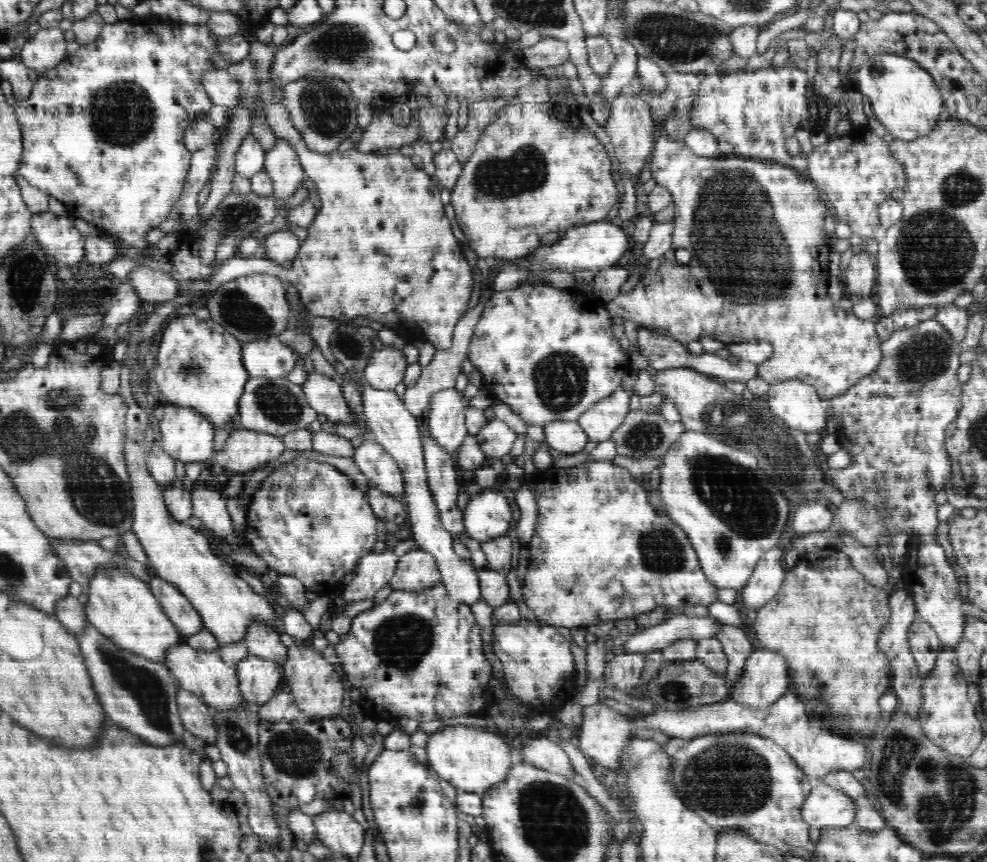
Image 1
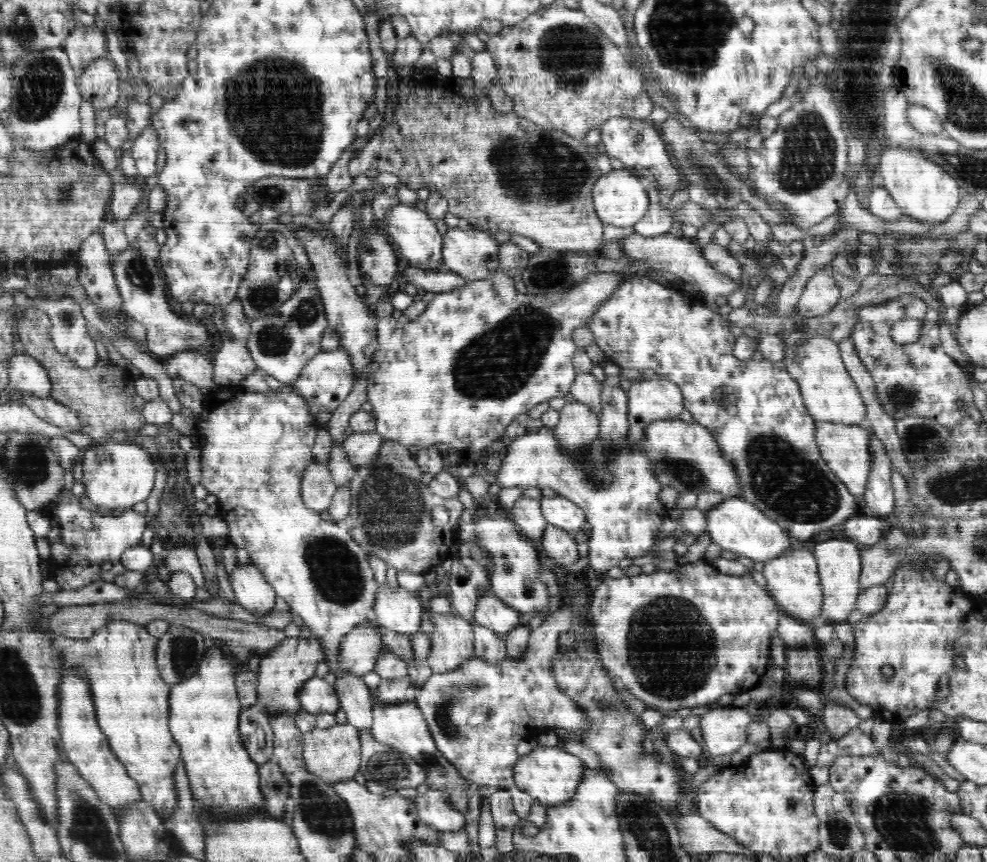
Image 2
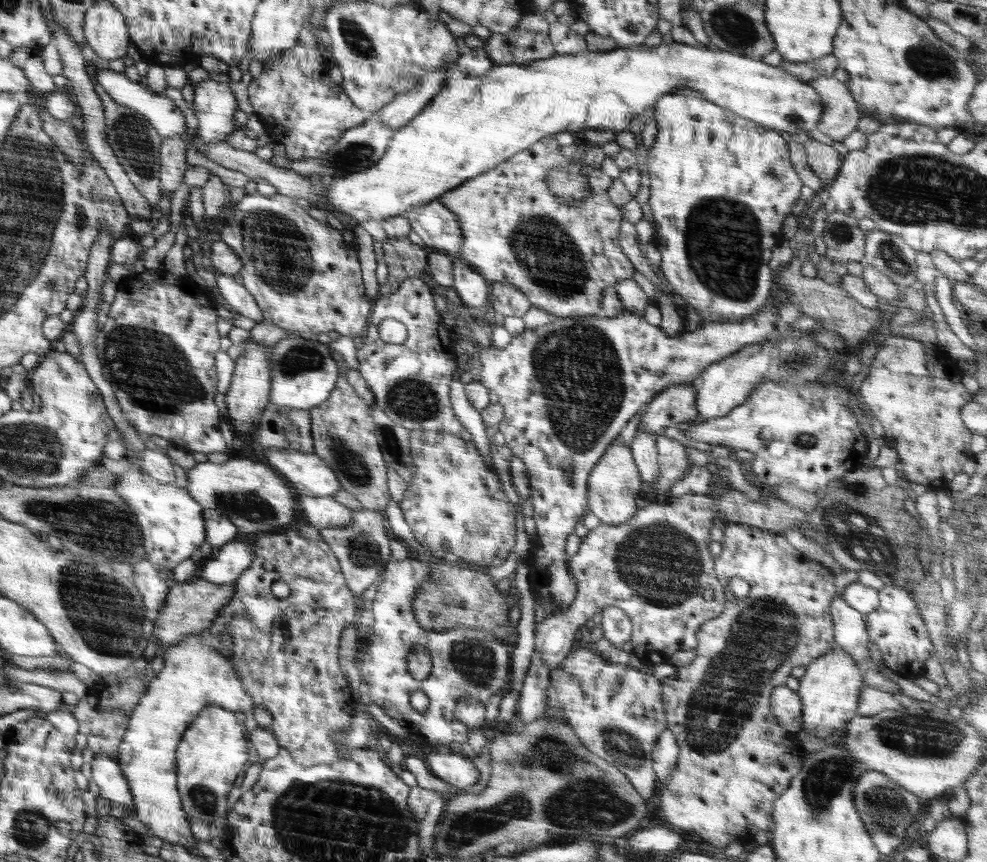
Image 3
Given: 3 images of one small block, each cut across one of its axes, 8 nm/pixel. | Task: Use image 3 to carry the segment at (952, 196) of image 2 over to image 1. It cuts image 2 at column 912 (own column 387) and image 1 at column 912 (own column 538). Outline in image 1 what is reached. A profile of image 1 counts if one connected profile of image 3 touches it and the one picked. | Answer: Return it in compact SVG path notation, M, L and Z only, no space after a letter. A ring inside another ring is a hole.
M880 53L864 61L855 76L858 90L870 98L874 117L896 139L911 141L927 135L937 125L938 116L945 109L936 81L911 58Z

